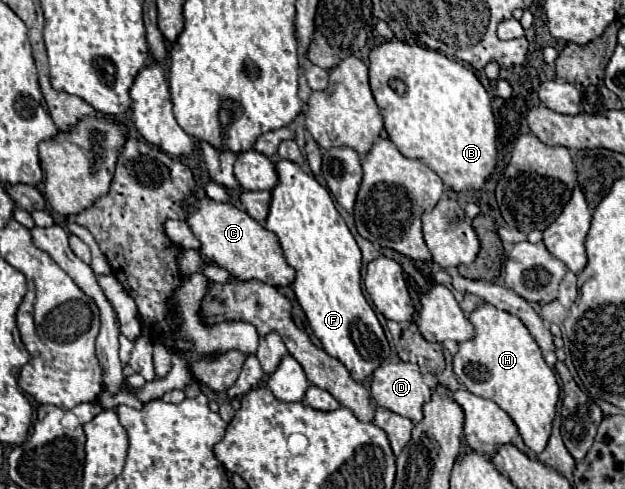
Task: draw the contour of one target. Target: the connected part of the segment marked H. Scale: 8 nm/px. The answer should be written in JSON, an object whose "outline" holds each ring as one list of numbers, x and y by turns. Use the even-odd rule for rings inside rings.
{"outline":[[481,304,475,308,469,316,471,324,475,326,475,336,467,342,459,344,459,352,453,358,453,372,457,374,457,380,475,396,493,400,499,408,503,408,511,420,515,422,523,442,533,450,533,452,543,452,543,448,549,442,551,436,551,424,555,418,555,406,559,400,559,384,555,378,555,372,545,364,541,350,529,330,523,326,519,318,515,318,509,312,497,310,491,304]]}

